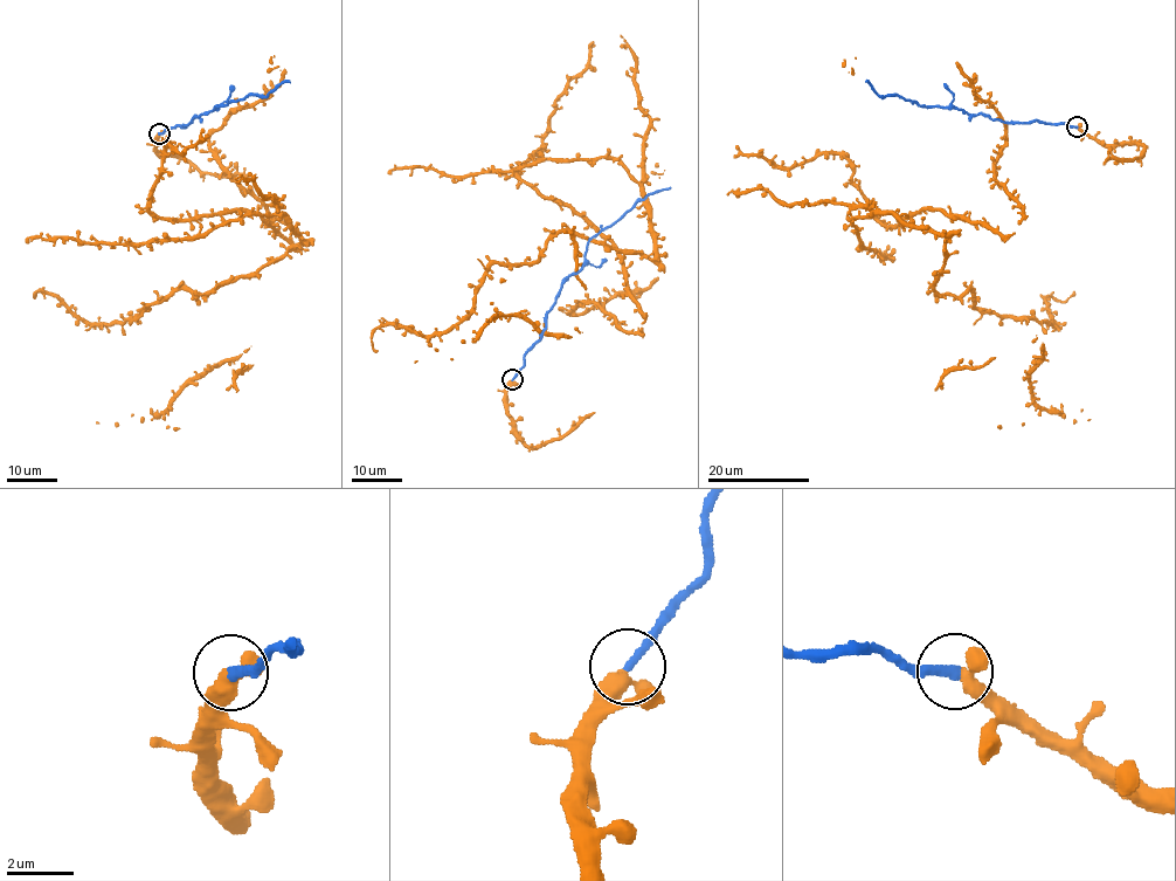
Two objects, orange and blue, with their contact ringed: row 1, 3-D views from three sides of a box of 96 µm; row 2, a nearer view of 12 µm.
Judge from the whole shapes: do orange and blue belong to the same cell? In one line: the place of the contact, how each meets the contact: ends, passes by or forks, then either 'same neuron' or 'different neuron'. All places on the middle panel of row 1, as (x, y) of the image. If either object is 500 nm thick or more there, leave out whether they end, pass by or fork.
place (512, 379); orange passes by; blue ends; different neuron

